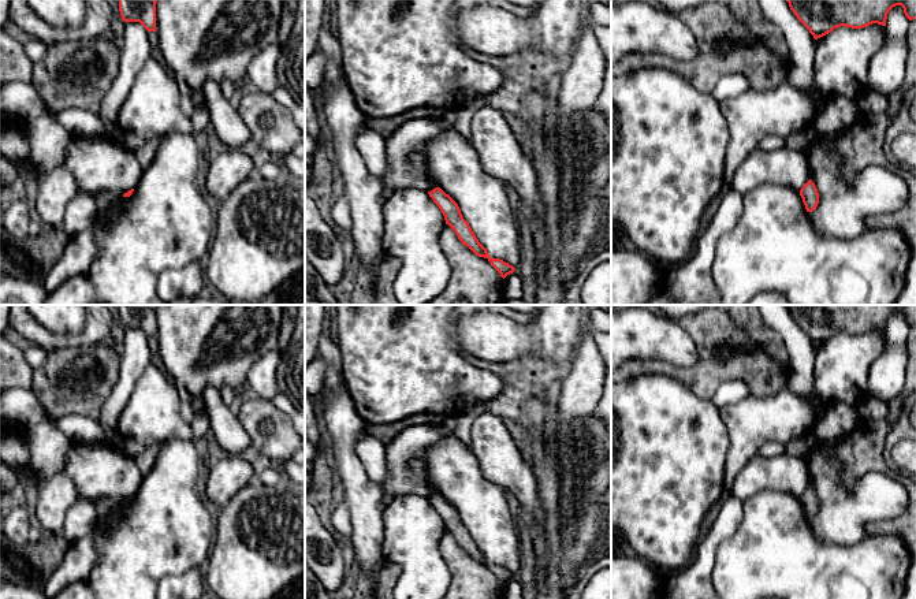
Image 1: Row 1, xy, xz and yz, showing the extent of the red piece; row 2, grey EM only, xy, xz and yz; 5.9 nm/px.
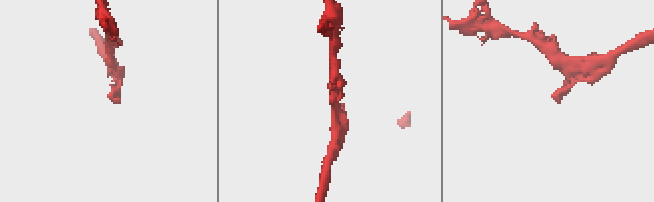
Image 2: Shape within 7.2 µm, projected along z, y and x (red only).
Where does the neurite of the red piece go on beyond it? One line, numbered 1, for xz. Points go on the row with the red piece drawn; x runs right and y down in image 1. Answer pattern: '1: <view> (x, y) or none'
1: none

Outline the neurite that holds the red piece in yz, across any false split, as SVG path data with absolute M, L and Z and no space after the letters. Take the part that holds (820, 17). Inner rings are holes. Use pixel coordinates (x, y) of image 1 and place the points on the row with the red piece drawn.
M786 0L797 19L815 40L846 26L867 27L872 23L886 26L889 11L901 5L905 16L916 19L916 0Z

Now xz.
M435 187L428 191L428 194L442 211L446 224L454 230L458 239L465 246L468 246L476 256L487 258L503 279L515 271L515 268L509 263L489 257L487 249L479 242L469 223L463 219L458 204L448 194L446 194L440 187Z

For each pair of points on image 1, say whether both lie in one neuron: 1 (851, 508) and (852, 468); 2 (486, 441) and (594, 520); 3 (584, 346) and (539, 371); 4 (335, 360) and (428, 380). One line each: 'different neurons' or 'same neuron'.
1: different neurons
2: different neurons
3: different neurons
4: different neurons

